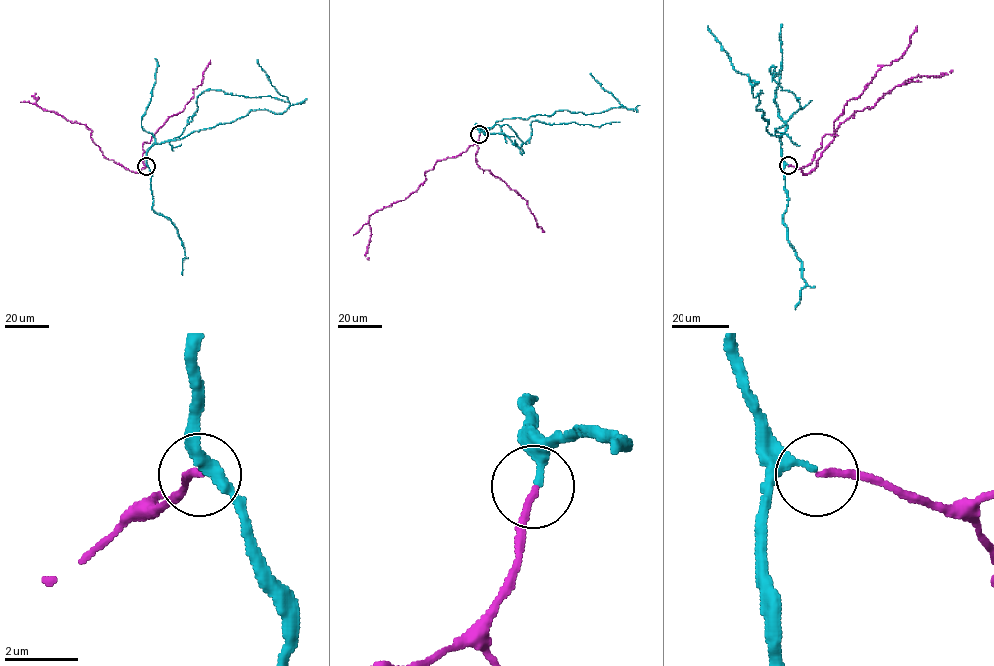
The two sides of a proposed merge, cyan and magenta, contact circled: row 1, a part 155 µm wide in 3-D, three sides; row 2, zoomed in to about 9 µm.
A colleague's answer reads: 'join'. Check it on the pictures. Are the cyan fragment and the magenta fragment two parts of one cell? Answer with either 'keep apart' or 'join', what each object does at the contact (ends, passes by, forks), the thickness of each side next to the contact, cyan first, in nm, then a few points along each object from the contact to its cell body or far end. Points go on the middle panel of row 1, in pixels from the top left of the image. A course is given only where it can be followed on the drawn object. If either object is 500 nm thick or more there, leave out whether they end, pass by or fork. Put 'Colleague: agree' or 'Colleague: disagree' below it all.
join; cyan ends there; magenta ends there; 280 nm thick on the cyan side, 170 nm on the other; cyan runs (479, 134), (479, 129), (491, 128), (504, 119), (527, 119), (565, 109), (601, 113), (622, 107), (590, 73); magenta runs (479, 134), (466, 150), (438, 160), (404, 199), (369, 217), (371, 232), (365, 254), (368, 259)
Colleague: agree

